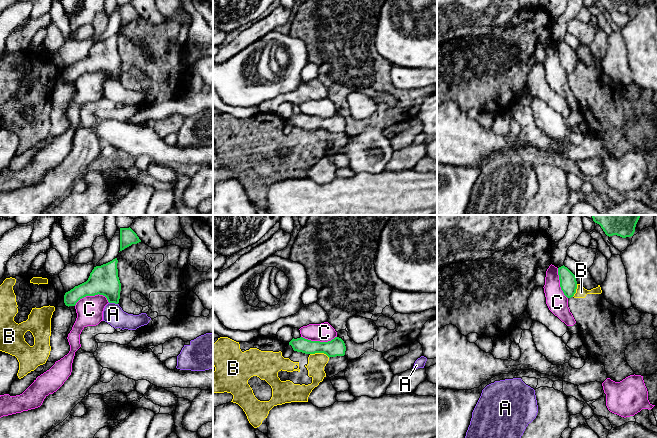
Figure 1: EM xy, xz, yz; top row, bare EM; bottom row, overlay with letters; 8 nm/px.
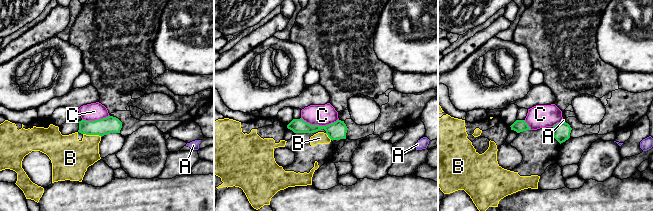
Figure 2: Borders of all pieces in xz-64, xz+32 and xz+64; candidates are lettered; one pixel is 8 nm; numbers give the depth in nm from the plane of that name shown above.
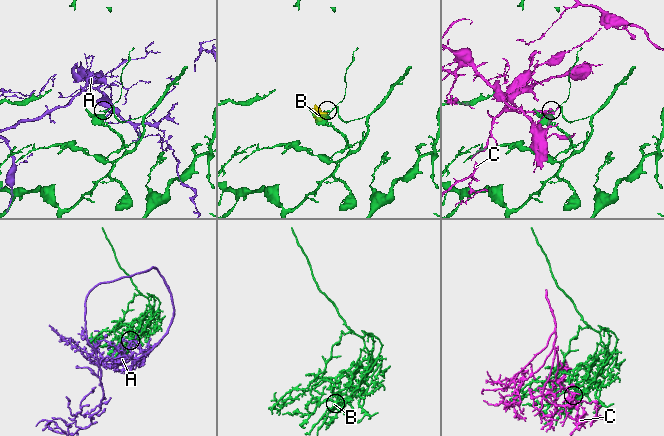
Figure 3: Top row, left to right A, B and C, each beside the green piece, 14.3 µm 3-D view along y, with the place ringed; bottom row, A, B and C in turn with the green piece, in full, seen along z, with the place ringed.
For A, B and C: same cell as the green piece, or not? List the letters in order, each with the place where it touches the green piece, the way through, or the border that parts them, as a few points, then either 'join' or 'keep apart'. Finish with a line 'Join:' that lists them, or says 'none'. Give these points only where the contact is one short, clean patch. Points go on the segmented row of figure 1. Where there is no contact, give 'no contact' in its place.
A: meets green in xy at (113, 302); border along xy (109, 302), (117, 304); keep apart
B: meets green in xz at (320, 352); keep apart
C: meets green in xy at (92, 295); border along xy (109, 302), (104, 296), (95, 294), (82, 297), (74, 305); keep apart
Join: none

